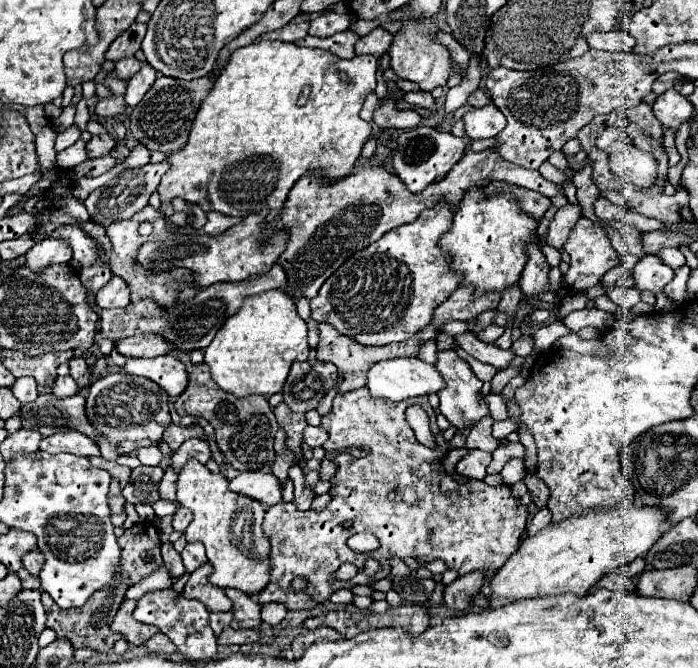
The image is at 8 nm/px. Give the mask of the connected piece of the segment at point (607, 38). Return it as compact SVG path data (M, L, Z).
M615 28L609 32L593 32L585 36L589 48L595 50L609 50L609 52L617 52L617 50L633 50L635 40L629 36L629 32L625 28Z

